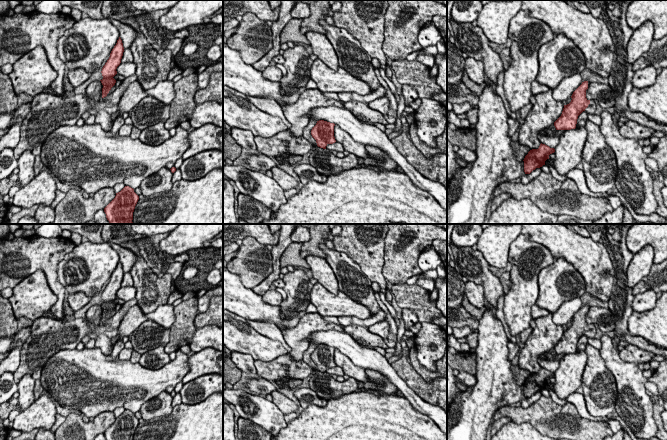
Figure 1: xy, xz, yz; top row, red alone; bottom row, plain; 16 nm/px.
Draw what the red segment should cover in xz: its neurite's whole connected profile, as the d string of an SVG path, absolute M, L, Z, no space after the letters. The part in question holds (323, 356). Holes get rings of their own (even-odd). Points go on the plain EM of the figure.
M324 344L317 345L316 349L311 354L311 359L316 364L318 371L326 373L328 368L336 366L334 361L334 350L334 347Z

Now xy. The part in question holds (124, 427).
M125 410L116 417L115 422L104 432L106 440L133 440L139 420L134 413Z

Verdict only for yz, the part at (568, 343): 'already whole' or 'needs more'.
needs more

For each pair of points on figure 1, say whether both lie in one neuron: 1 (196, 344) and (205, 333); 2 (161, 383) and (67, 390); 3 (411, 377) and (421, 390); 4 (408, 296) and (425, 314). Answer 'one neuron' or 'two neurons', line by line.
1: one neuron
2: one neuron
3: one neuron
4: one neuron

